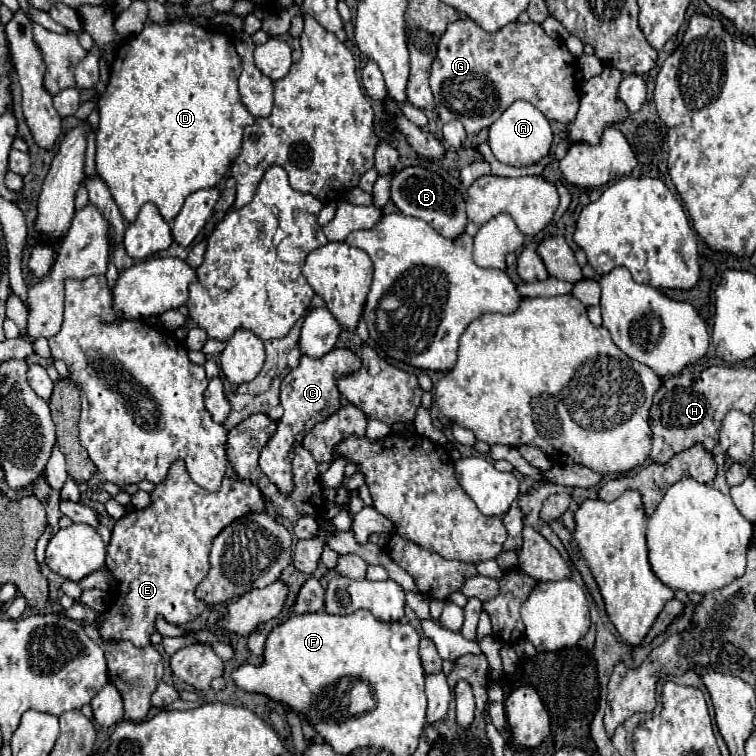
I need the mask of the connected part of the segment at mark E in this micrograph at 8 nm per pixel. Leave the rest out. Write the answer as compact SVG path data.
M181 462L173 464L167 480L155 486L151 500L149 508L131 510L113 528L107 568L119 580L119 588L107 604L103 620L97 622L105 640L129 640L137 648L151 644L149 634L155 632L157 614L181 626L205 610L205 602L195 598L195 586L209 572L213 538L237 516L265 510L259 488L249 480L225 478L221 490L207 492L189 480Z

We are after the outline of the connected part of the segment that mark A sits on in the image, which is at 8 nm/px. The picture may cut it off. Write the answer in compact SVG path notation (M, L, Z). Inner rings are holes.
M517 100L513 102L499 120L489 128L489 146L495 158L507 166L531 166L545 158L553 144L553 130L549 120L531 104Z

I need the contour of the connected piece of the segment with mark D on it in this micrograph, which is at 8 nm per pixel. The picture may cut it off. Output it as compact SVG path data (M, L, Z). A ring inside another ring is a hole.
M173 22L173 24L167 24L167 26L147 24L141 34L133 36L131 40L127 40L121 46L119 56L111 66L111 78L109 78L107 90L101 96L101 104L99 104L101 122L99 122L99 128L97 128L97 158L95 158L97 164L95 164L95 172L109 186L109 192L111 192L115 204L119 206L123 218L129 224L137 218L137 212L147 202L157 206L157 210L159 210L159 214L163 216L165 222L171 222L179 214L179 210L181 210L181 206L183 206L183 202L185 202L185 198L189 194L193 194L193 192L197 192L201 188L213 188L225 176L231 162L239 156L241 142L243 142L243 128L255 122L255 118L249 114L249 110L241 102L241 96L239 96L239 90L237 90L239 74L241 74L241 58L237 56L237 50L235 50L235 44L231 42L231 38L227 34L213 32L213 30L201 28L197 24L185 24L185 22Z

